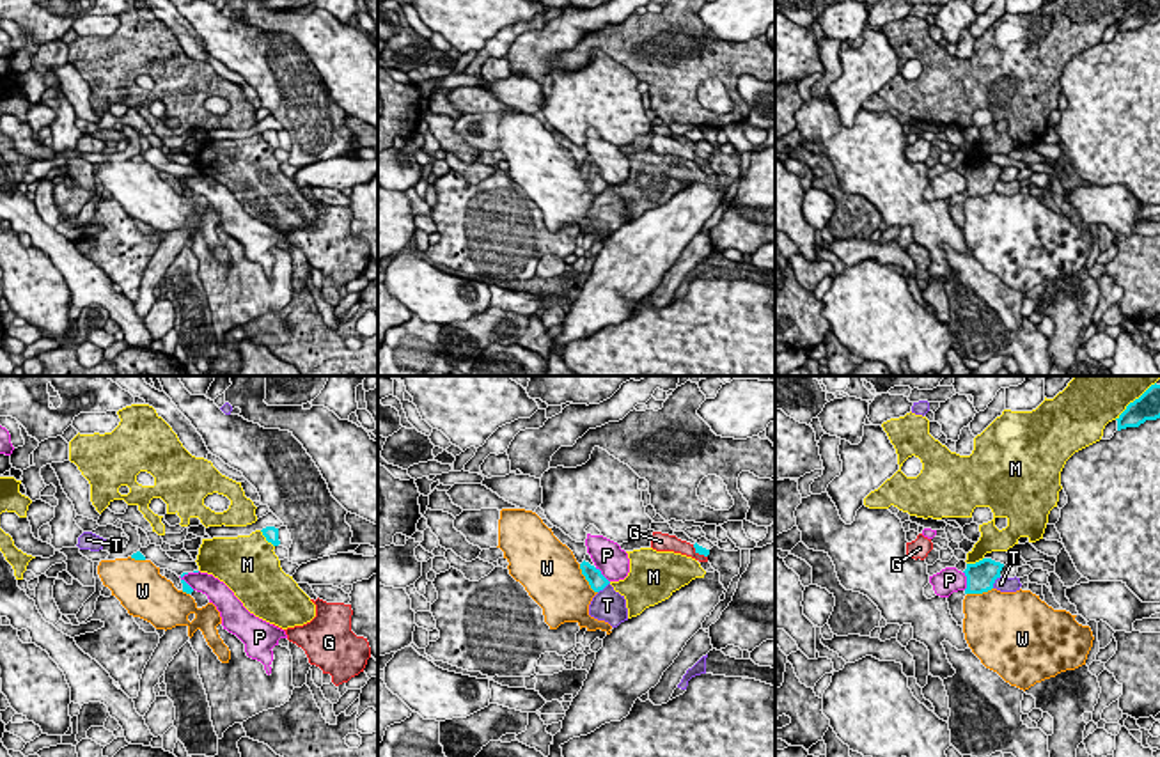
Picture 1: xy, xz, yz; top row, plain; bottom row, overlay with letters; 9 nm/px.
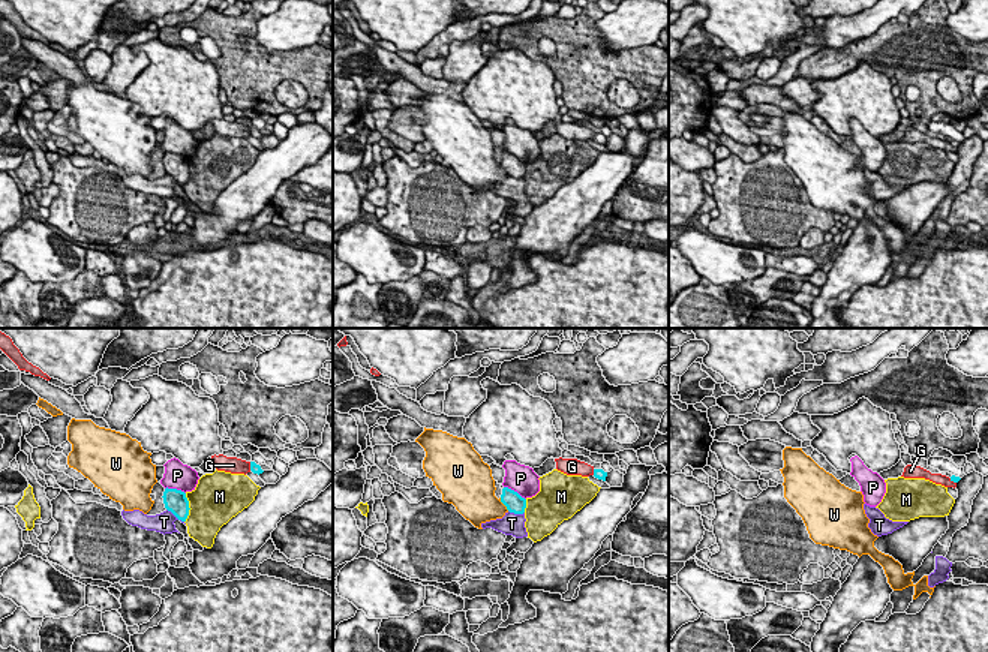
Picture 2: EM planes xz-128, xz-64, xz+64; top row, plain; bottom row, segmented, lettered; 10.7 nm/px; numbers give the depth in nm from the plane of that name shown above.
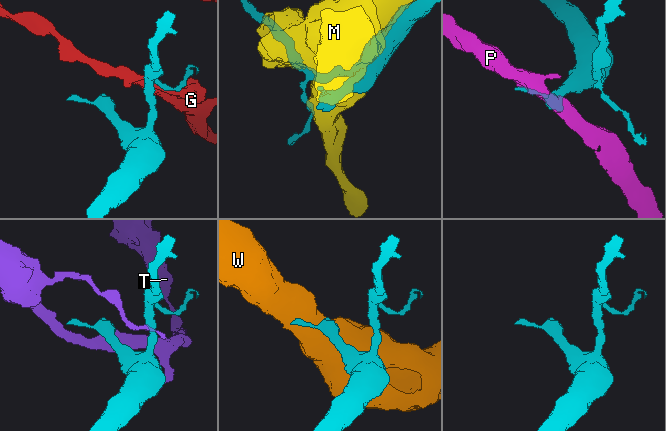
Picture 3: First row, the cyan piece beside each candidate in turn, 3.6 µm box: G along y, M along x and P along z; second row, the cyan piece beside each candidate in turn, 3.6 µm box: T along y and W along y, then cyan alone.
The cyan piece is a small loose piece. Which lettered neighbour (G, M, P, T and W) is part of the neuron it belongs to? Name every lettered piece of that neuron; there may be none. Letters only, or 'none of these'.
none of these

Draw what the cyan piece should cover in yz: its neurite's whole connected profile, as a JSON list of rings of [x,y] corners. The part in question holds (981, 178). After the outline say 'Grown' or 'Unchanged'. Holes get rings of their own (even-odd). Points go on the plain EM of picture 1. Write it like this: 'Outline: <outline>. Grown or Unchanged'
Outline: [[[983,161],[976,167],[967,167],[967,172],[963,174],[967,179],[967,191],[952,195],[947,200],[949,213],[952,222],[958,225],[958,229],[963,230],[963,202],[967,197],[983,197],[993,191],[993,186],[997,181],[1000,181],[1004,167],[995,165],[991,161]]]. Grown

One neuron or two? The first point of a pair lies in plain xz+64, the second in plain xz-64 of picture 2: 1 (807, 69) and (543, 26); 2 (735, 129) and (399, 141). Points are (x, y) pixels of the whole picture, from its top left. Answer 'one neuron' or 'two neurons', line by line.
1: one neuron
2: one neuron

